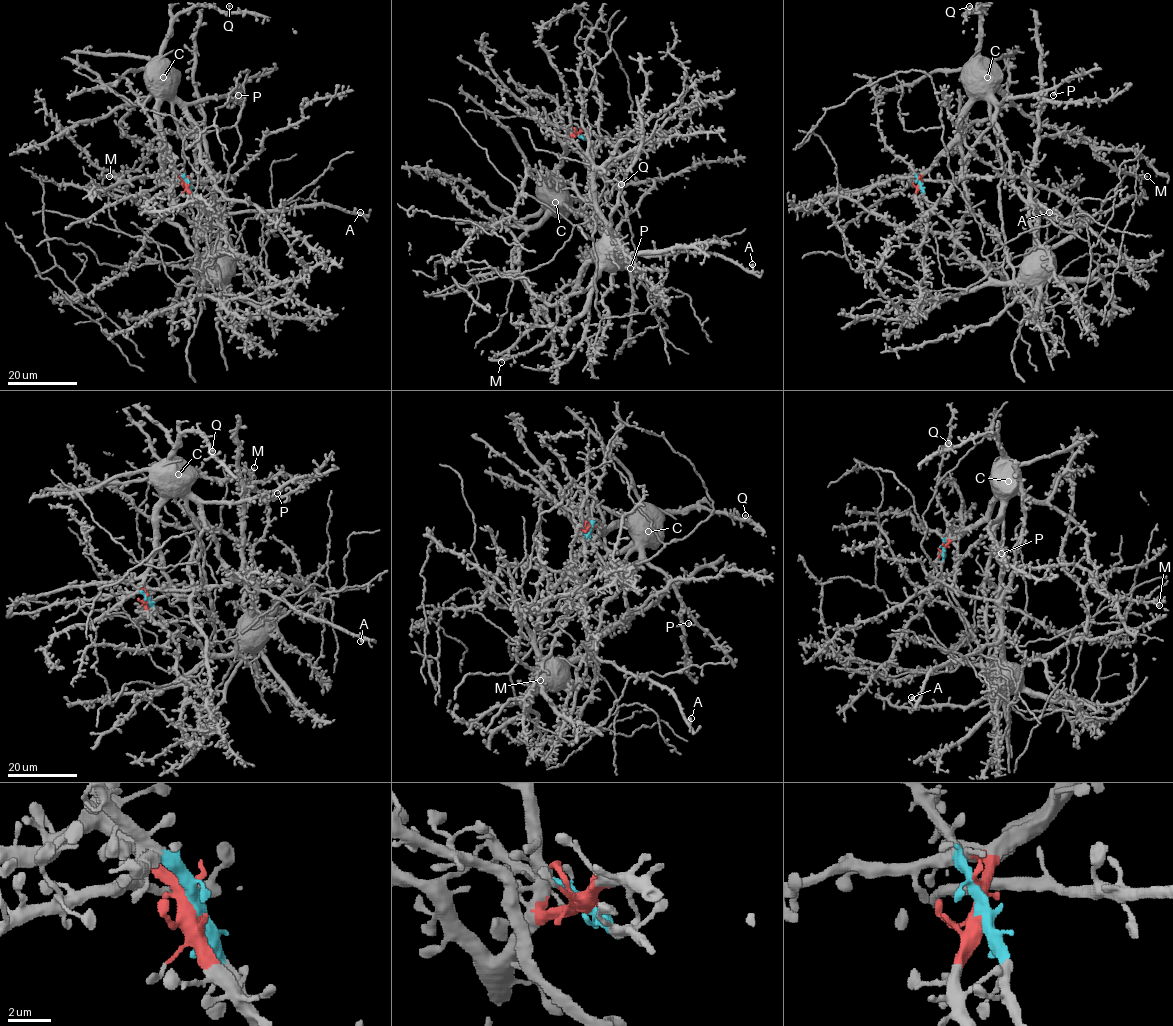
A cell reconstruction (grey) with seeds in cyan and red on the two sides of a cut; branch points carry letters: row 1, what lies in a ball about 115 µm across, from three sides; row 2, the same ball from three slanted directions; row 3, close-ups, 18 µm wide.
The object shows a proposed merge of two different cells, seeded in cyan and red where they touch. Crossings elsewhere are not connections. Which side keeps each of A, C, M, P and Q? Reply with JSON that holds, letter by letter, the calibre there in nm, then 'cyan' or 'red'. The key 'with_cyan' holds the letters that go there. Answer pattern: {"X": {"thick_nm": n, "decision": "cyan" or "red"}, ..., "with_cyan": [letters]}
{"A": {"thick_nm": 500, "decision": "cyan"}, "C": {"thick_nm": 380, "decision": "red"}, "M": {"thick_nm": 160, "decision": "cyan"}, "P": {"thick_nm": 360, "decision": "red"}, "Q": {"thick_nm": 320, "decision": "red"}, "with_cyan": ["A", "M"]}

